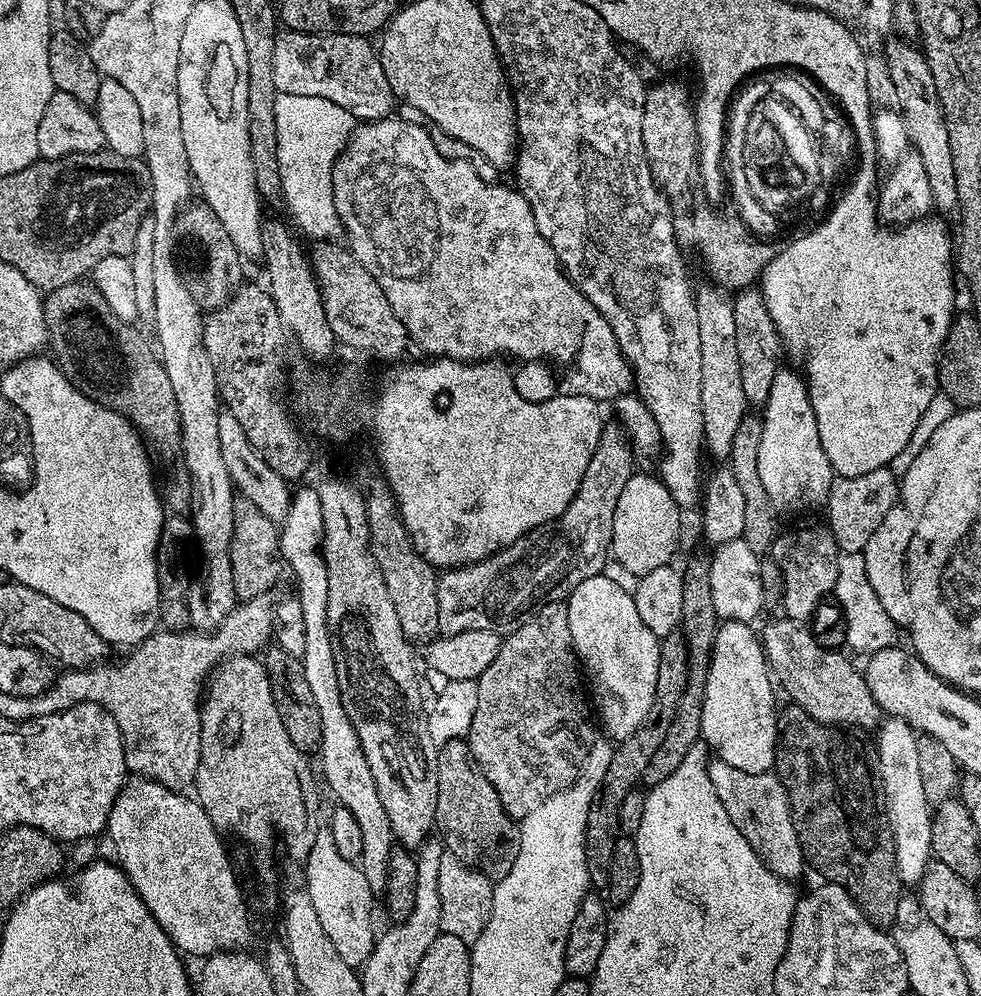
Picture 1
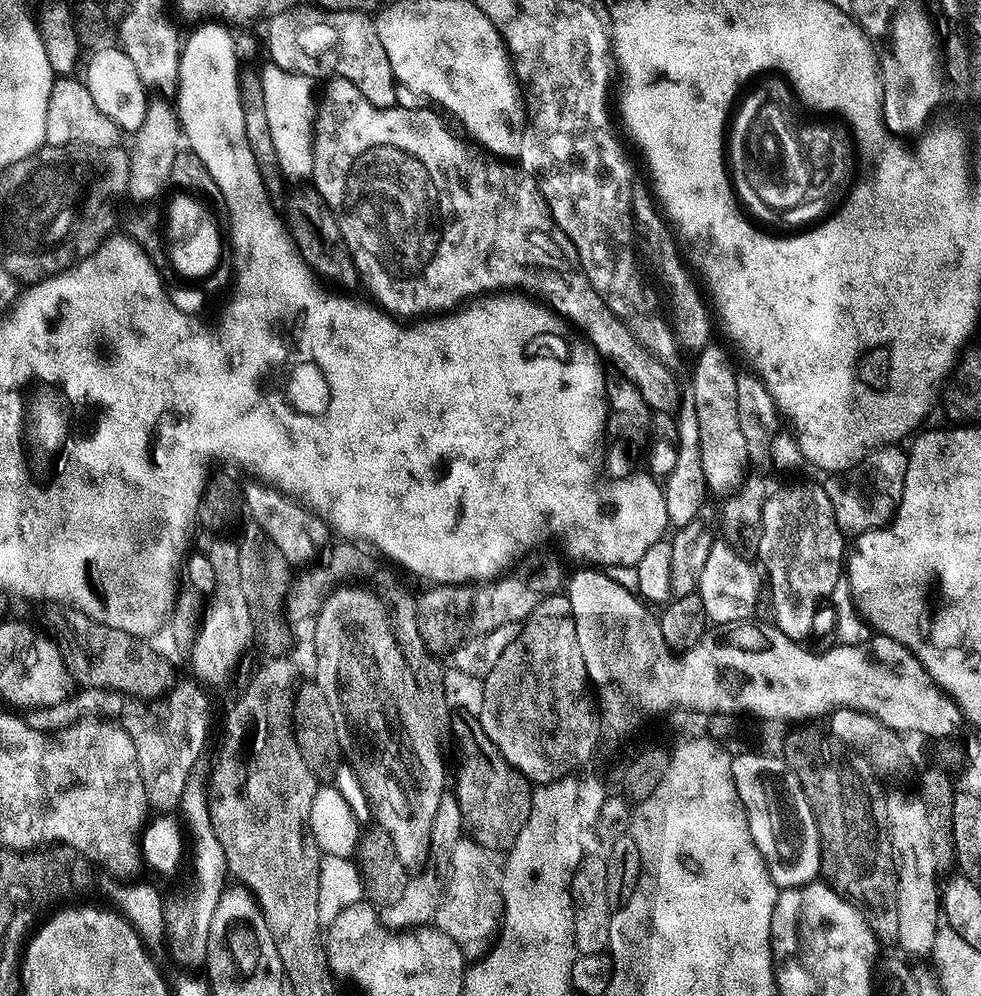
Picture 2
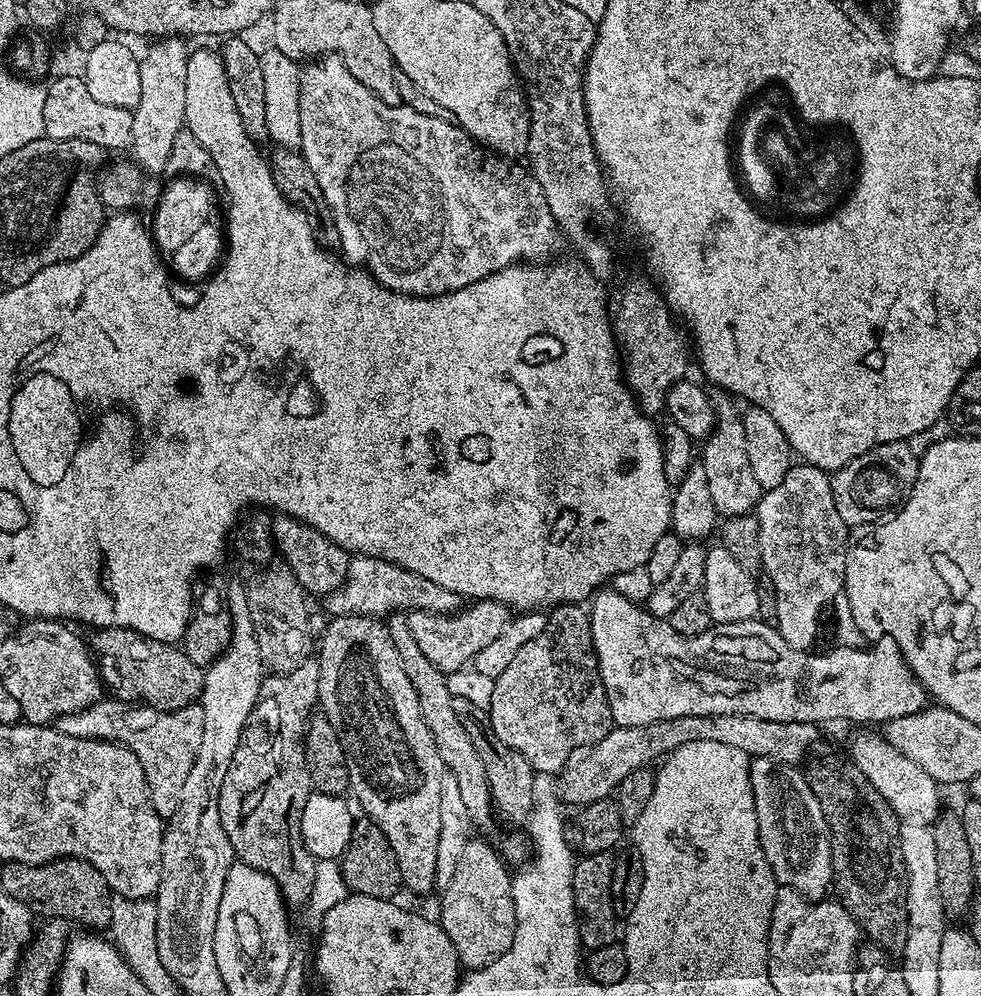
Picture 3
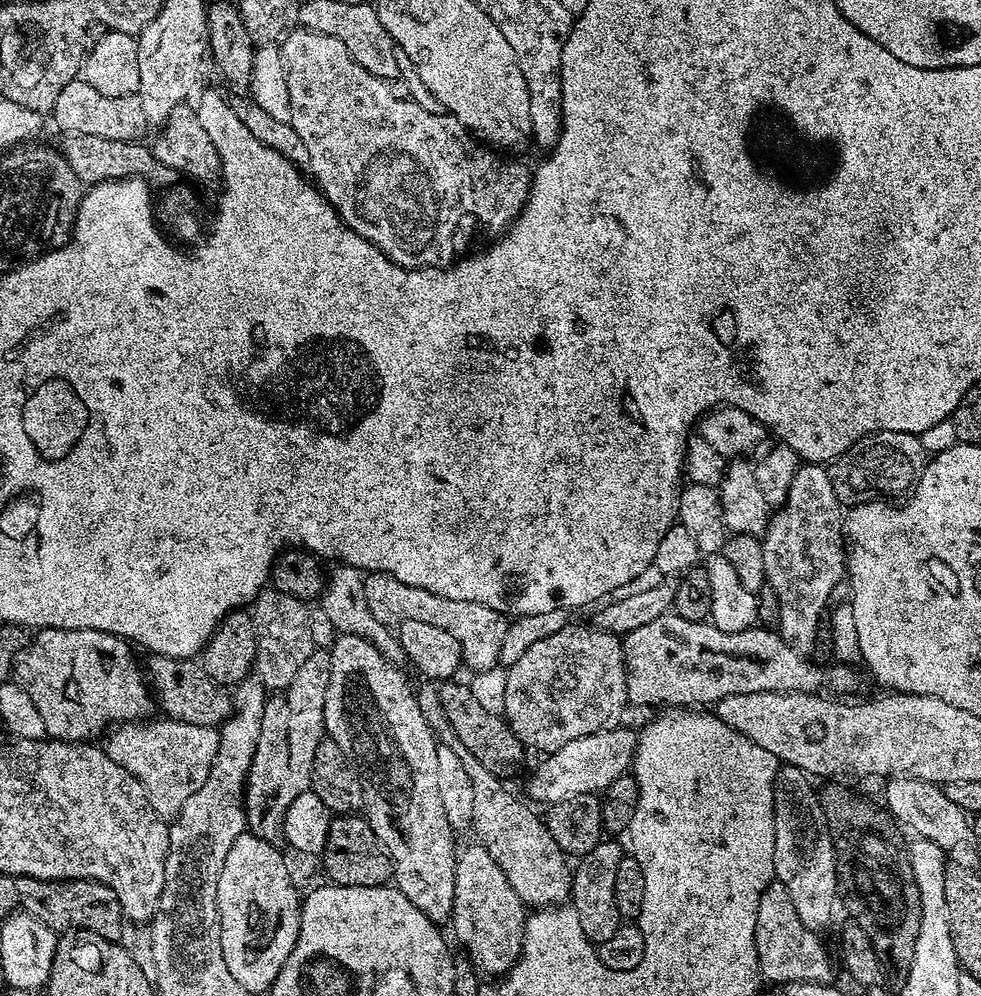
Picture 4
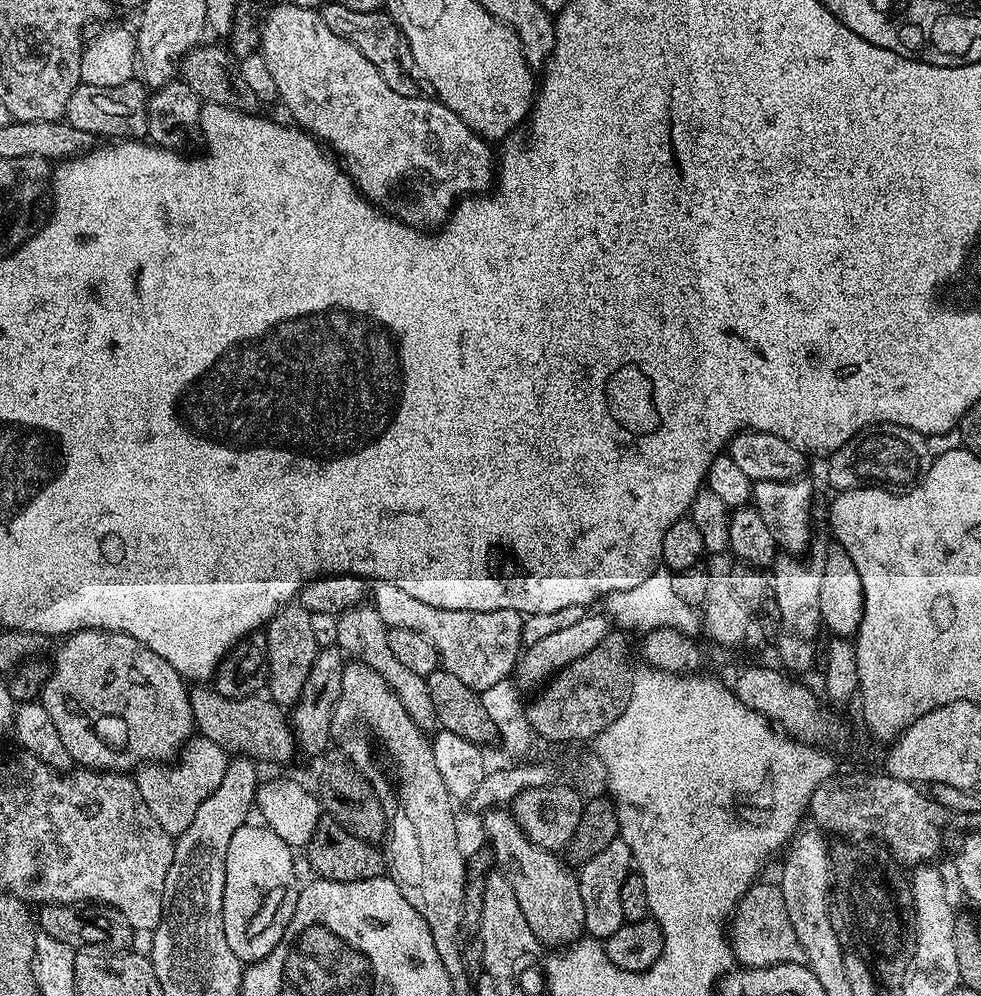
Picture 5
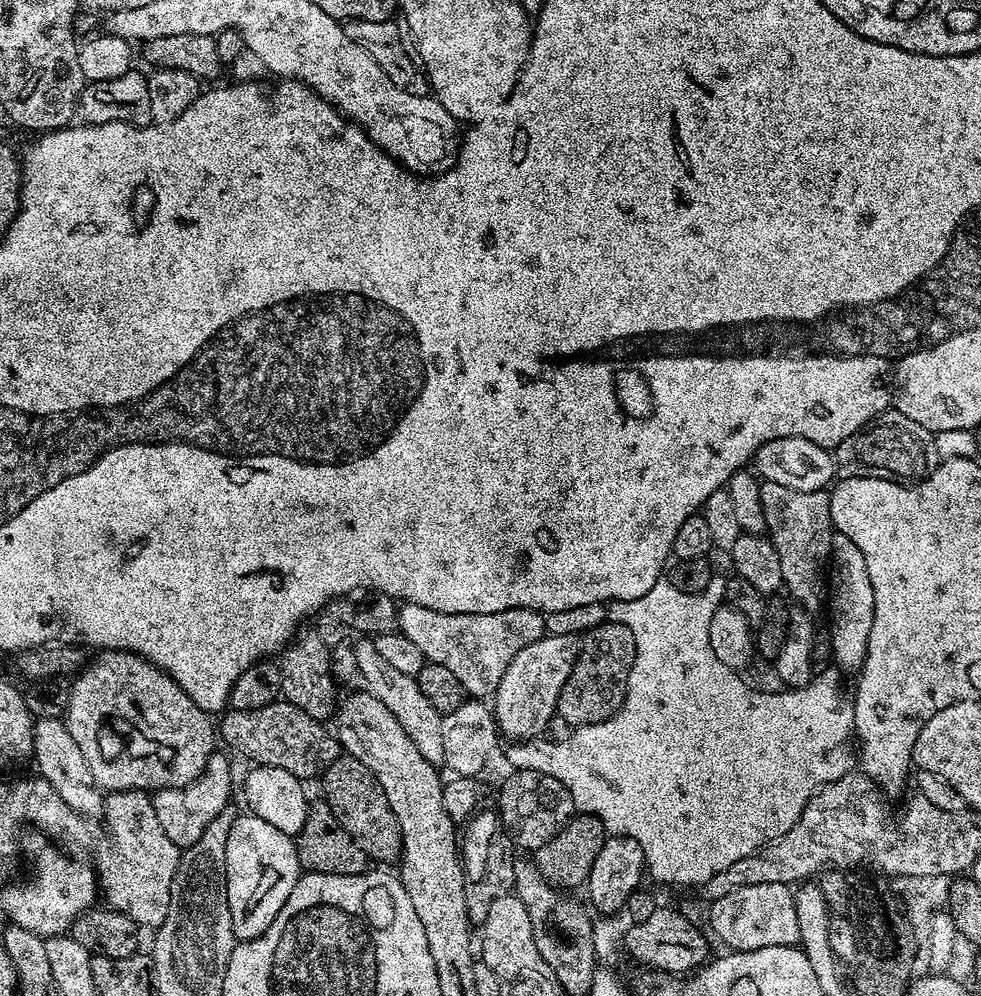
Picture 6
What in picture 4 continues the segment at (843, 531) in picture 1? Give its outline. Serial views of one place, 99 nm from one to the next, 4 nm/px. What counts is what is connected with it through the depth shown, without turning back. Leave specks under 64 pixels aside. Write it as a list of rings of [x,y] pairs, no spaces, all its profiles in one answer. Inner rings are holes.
[[[875,432],[854,442],[828,468],[834,494],[838,494],[841,505],[851,506],[867,497],[864,496],[867,492],[881,492],[884,498],[907,497],[922,478],[924,465],[930,459],[920,440],[923,439],[915,432]]]

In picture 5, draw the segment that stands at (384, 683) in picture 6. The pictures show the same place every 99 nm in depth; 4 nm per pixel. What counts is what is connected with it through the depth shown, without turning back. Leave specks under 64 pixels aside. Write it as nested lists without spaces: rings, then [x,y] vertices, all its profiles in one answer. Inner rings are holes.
[[[368,602],[357,604],[356,607],[347,608],[335,617],[334,624],[336,624],[337,640],[335,643],[345,657],[361,660],[363,664],[380,674],[386,680],[386,686],[390,686],[390,690],[398,694],[402,706],[406,706],[406,714],[414,718],[418,727],[425,730],[431,729],[430,726],[433,727],[436,724],[436,711],[434,702],[430,702],[428,681],[423,676],[413,674],[390,650],[389,628],[384,625],[382,618],[378,618],[378,610]]]

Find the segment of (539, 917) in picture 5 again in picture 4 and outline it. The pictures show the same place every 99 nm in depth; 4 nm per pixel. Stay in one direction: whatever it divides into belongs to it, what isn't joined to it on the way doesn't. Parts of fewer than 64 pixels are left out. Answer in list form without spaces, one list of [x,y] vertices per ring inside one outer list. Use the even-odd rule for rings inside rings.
[[[421,683],[421,688],[415,689],[418,710],[422,710],[422,718],[432,728],[443,747],[454,750],[470,774],[470,782],[474,786],[474,818],[471,831],[476,832],[475,839],[486,850],[490,850],[490,858],[498,862],[502,874],[506,874],[506,882],[514,886],[514,894],[524,903],[525,909],[539,910],[541,908],[555,908],[569,903],[572,894],[573,869],[568,868],[569,857],[550,838],[550,830],[543,819],[540,820],[527,808],[529,805],[523,799],[519,800],[501,777],[490,774],[470,750],[454,734],[446,714],[442,710],[440,689],[435,683]]]

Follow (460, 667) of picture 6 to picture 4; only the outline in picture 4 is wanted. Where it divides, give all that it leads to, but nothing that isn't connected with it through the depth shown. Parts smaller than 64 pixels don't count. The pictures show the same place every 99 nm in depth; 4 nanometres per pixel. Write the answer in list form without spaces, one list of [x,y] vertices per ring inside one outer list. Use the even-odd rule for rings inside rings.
[[[374,572],[364,576],[364,593],[366,606],[370,606],[370,614],[378,618],[378,622],[389,626],[399,626],[402,622],[430,622],[430,626],[439,626],[446,630],[458,642],[460,658],[465,669],[472,668],[473,673],[490,671],[500,664],[502,638],[506,638],[509,617],[498,610],[490,610],[490,606],[482,606],[478,602],[454,602],[454,598],[442,598],[442,594],[430,594],[430,590],[422,590],[422,586],[406,586],[406,582],[398,582],[385,572]]]

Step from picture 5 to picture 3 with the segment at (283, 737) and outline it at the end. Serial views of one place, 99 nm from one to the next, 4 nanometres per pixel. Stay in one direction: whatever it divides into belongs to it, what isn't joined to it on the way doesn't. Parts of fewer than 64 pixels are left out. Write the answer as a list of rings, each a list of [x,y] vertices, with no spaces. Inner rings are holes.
[[[98,628],[91,633],[90,651],[103,687],[113,697],[133,706],[156,708],[160,712],[182,710],[197,703],[204,692],[205,669],[186,658],[183,647],[155,640],[129,628]]]

